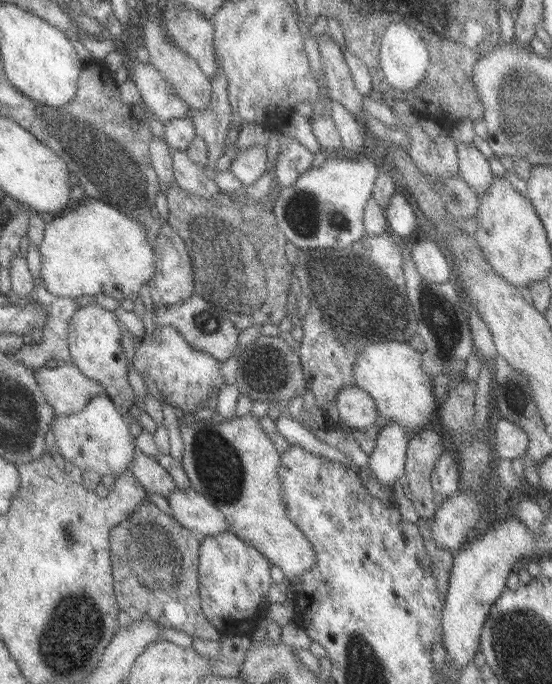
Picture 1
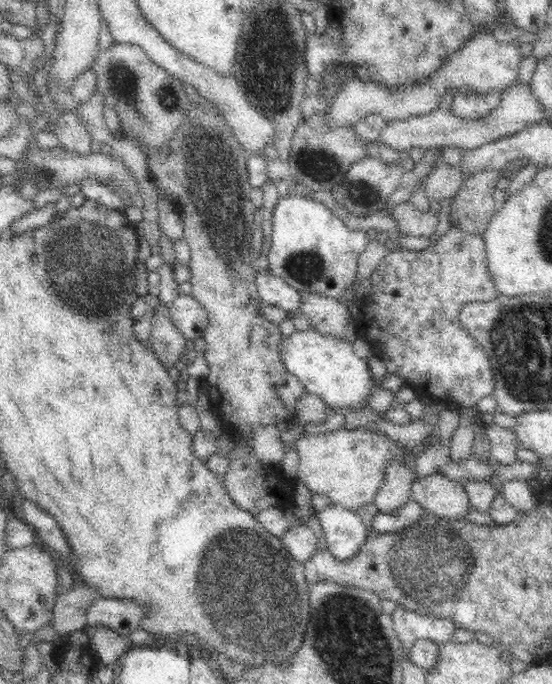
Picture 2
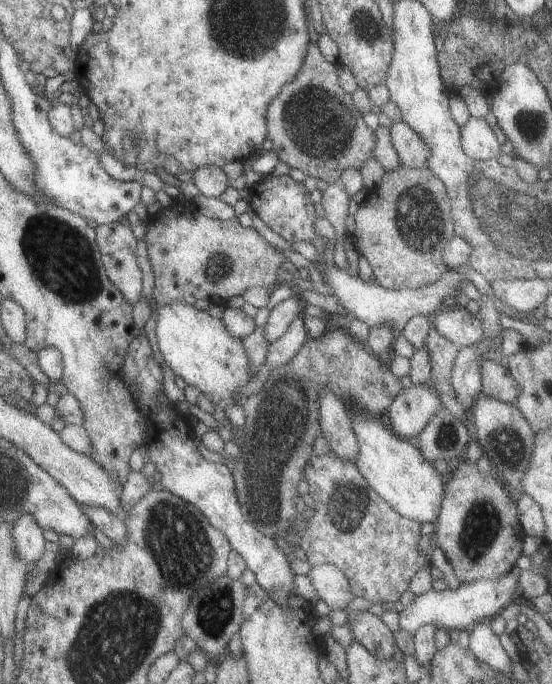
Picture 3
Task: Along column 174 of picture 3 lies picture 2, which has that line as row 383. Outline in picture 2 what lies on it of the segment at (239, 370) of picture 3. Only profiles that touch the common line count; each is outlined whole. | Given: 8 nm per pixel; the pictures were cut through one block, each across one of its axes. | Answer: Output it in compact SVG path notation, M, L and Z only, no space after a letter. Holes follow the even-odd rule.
M314 328L308 332L294 332L290 338L282 336L282 364L304 388L308 396L318 396L328 410L348 416L354 410L368 408L374 390L368 362L354 354L354 344L340 336L322 336Z

